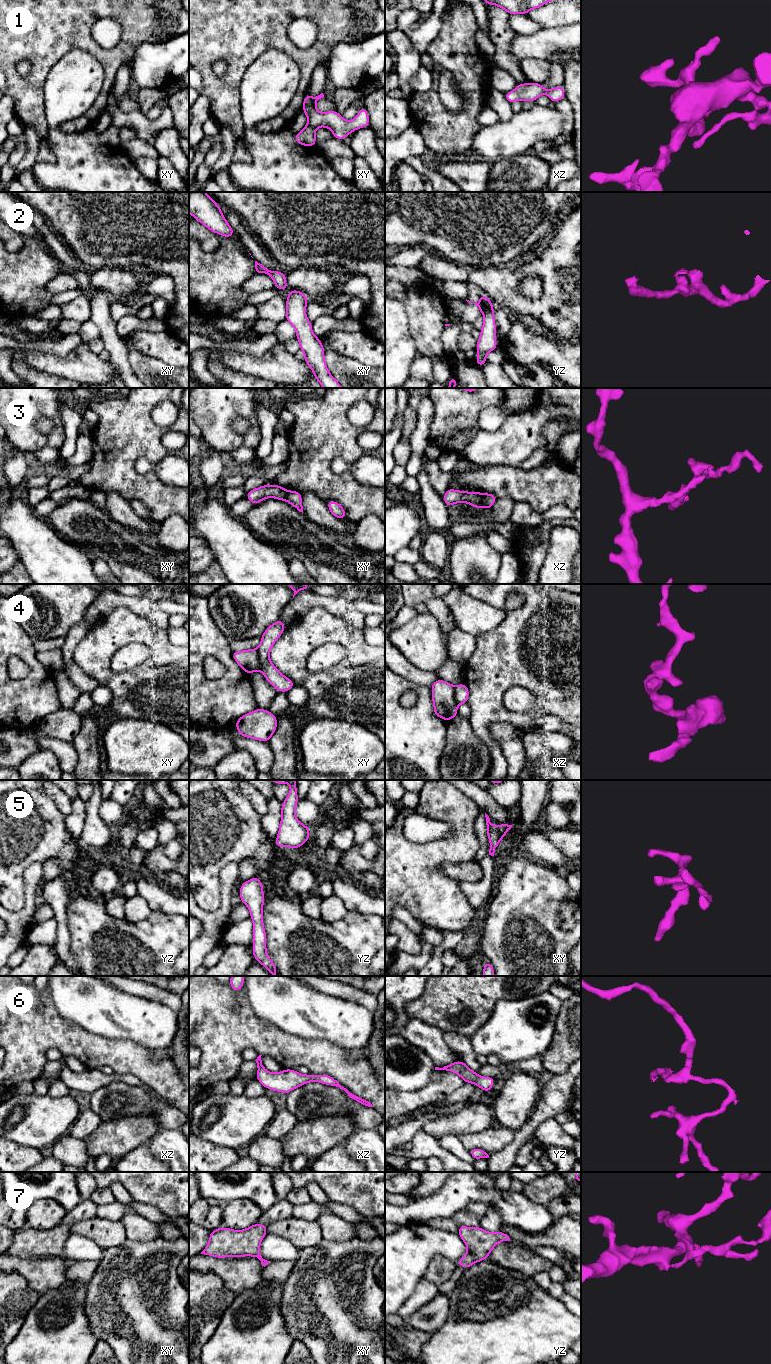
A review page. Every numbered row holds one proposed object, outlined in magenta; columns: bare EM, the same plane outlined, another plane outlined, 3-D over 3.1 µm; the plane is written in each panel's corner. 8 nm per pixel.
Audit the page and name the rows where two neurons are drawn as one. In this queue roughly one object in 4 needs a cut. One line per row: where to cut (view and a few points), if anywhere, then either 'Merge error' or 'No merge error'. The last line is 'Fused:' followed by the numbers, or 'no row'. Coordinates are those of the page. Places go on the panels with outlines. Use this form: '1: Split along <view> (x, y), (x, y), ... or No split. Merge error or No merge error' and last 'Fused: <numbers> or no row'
1: No split. No merge error
2: No split. No merge error
3: Split along xz (481, 494), (481, 504), (483, 506). Merge error
4: Split along xy (256, 649), (259, 655), (259, 669). Merge error
5: No split. No merge error
6: No split. No merge error
7: No split. No merge error
Fused: 3, 4

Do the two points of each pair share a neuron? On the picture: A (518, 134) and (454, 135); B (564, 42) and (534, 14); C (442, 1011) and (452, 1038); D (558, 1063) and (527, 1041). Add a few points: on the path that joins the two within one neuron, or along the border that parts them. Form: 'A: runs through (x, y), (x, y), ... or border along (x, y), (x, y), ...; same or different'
A: border along (482, 126), (474, 135), (470, 150); different
B: border along (570, 24), (543, 28); different
C: border along (443, 1032), (456, 1032), (468, 1037); different
D: border along (555, 1032), (549, 1048), (541, 1056); different

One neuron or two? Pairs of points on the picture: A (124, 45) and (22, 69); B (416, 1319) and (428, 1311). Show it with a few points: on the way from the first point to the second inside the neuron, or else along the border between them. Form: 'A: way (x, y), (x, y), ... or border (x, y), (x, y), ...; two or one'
A: border (27, 59), (30, 70), (20, 76); two
B: way (419, 1319), (425, 1314); one

